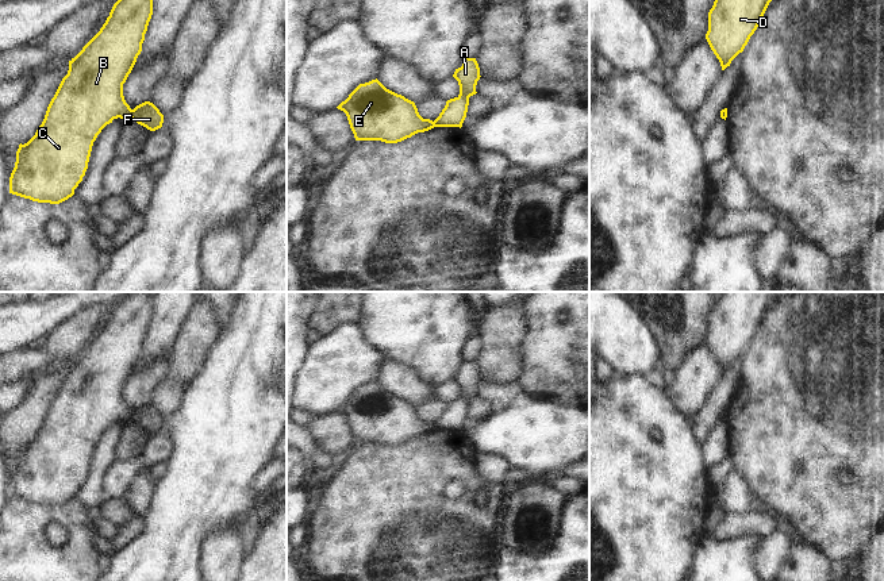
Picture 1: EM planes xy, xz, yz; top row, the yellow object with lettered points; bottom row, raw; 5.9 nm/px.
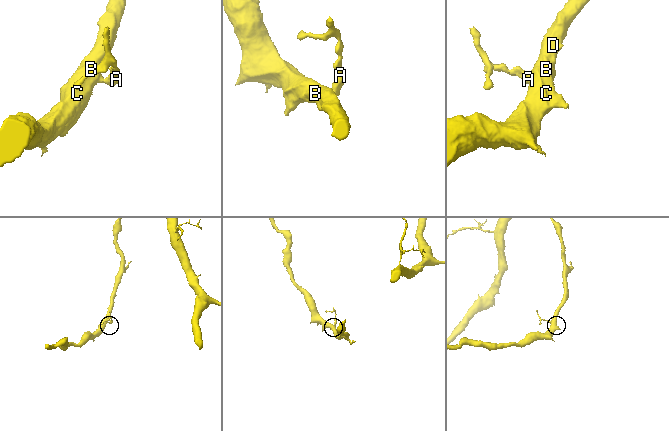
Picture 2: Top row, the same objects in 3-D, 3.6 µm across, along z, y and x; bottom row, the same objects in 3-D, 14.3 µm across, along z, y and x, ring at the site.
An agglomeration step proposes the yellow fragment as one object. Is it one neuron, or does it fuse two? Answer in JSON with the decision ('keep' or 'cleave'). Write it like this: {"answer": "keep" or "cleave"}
{"answer": "cleave"}

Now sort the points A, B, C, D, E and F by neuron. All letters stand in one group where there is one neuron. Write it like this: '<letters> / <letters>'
A F / B C D E

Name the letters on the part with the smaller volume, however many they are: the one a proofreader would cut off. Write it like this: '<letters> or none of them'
A, F

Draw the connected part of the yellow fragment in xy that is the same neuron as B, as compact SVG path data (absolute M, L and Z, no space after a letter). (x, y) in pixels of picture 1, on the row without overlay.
M128 292L112 309L100 334L69 363L68 377L51 401L35 438L19 447L9 480L9 496L38 505L59 507L74 497L82 484L93 445L114 422L131 422L123 386L131 376L153 318L147 292Z

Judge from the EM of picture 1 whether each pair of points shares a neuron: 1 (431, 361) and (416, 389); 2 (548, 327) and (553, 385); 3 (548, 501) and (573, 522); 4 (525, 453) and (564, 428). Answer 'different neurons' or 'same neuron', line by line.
1: different neurons
2: same neuron
3: different neurons
4: same neuron

